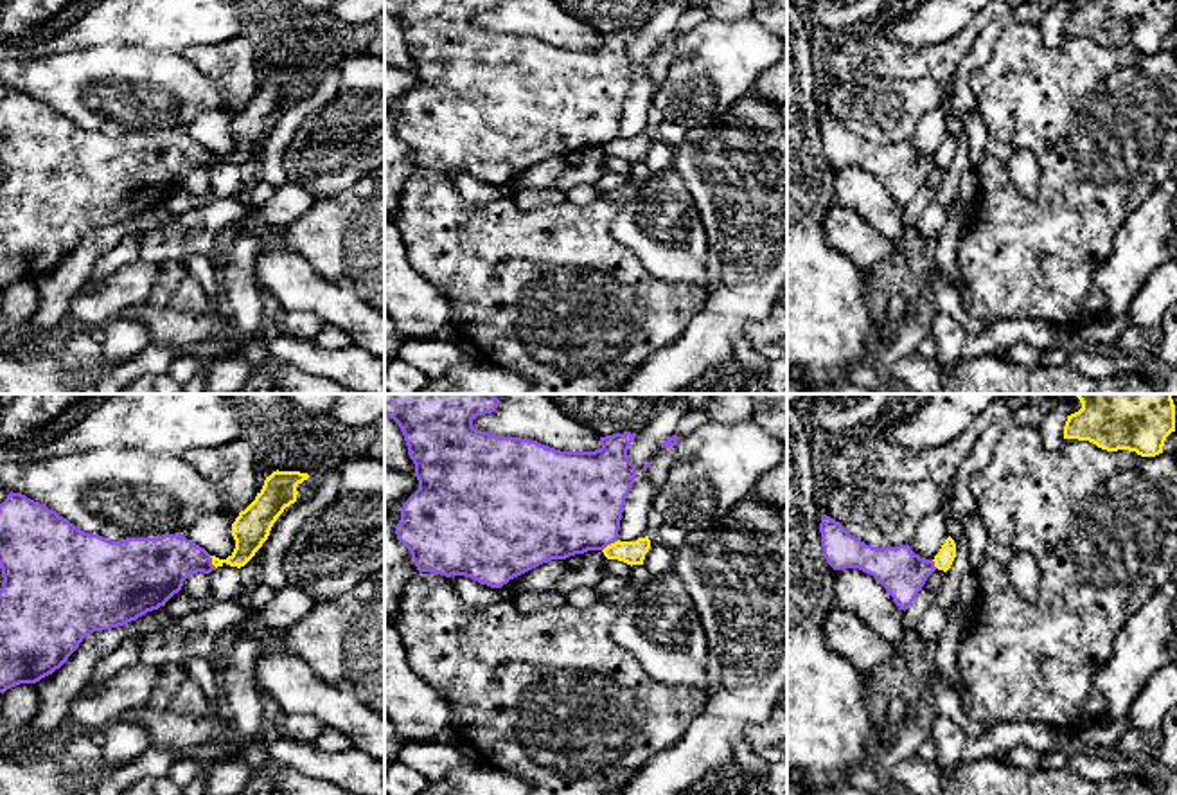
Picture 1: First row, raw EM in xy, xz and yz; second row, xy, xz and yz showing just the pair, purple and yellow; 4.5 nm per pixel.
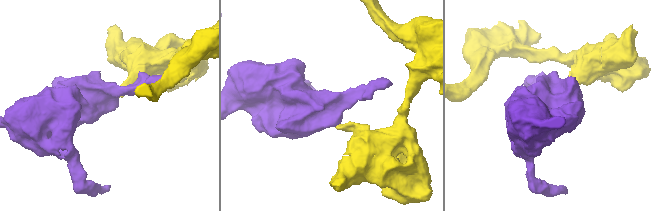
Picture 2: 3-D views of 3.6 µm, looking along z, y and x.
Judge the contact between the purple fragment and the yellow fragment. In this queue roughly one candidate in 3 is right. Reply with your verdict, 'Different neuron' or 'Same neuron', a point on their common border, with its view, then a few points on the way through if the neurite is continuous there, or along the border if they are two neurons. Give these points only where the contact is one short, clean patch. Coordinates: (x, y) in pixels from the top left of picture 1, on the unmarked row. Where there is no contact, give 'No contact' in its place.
Different neuron. Touches purple at xz (610, 141). Boundary: xz (619, 137), (602, 148)

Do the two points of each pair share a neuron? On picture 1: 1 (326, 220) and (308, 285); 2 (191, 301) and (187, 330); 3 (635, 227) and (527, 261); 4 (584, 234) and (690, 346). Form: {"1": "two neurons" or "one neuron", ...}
{"1": "two neurons", "2": "two neurons", "3": "two neurons", "4": "two neurons"}

